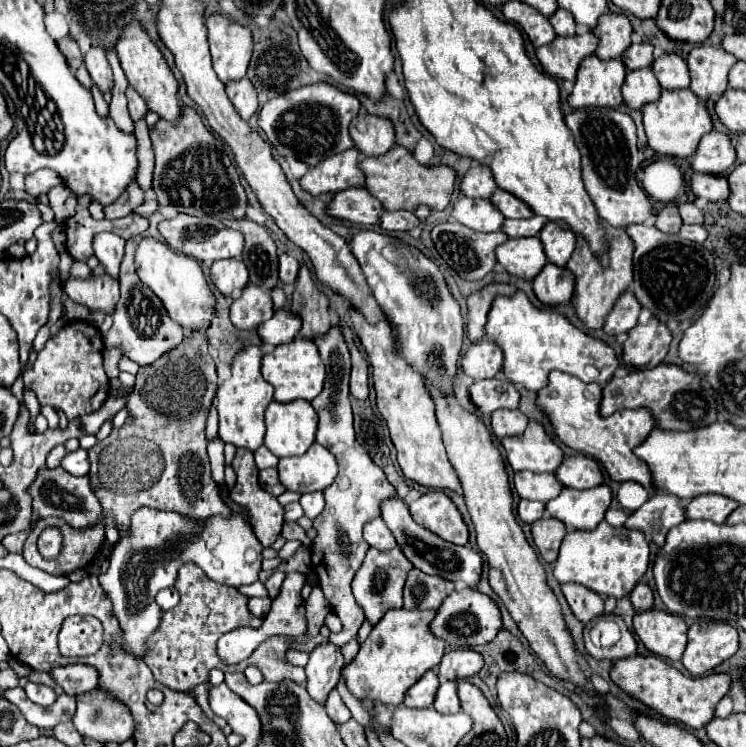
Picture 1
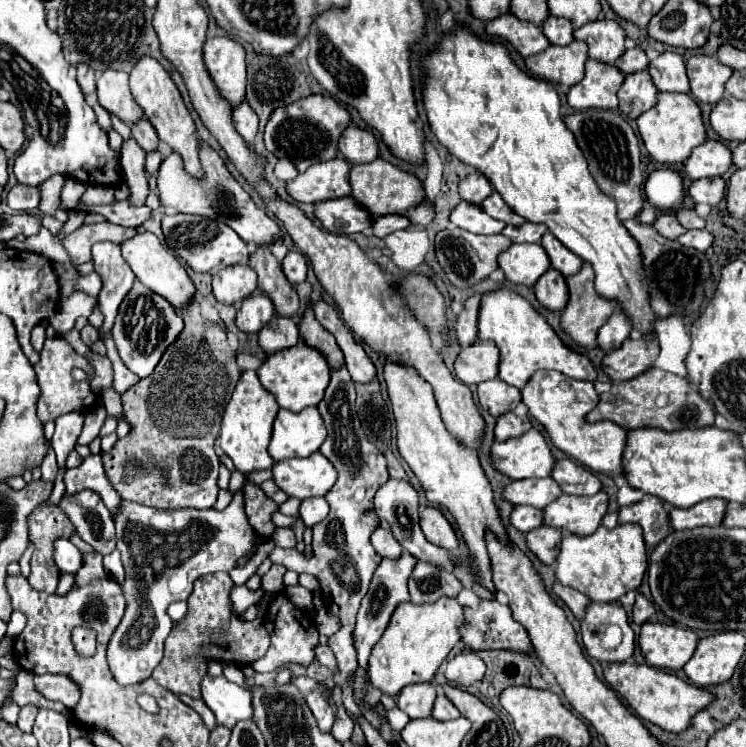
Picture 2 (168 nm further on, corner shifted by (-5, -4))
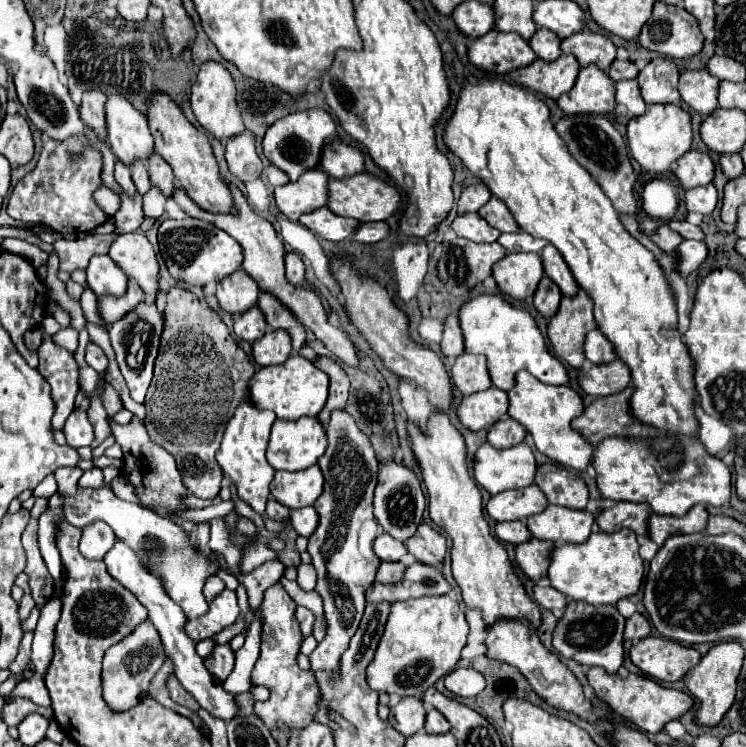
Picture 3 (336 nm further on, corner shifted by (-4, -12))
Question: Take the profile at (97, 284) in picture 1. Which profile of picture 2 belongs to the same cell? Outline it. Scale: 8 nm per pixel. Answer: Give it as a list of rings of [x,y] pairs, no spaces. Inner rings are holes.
[[[72,292],[68,298],[60,298],[58,310],[50,316],[50,326],[58,334],[66,334],[74,328],[74,322],[78,316],[90,316],[90,312],[96,306],[96,298],[84,294],[84,292]]]

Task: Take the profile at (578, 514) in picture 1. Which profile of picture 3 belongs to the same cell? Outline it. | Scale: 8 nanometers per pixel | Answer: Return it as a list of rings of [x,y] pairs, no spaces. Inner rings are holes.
[[[549,506],[545,512],[527,520],[527,528],[533,538],[551,542],[585,542],[595,524],[595,514],[589,510],[569,510],[561,506]]]

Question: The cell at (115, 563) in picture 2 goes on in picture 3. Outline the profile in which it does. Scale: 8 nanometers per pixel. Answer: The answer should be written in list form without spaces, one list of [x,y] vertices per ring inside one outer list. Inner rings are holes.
[[[115,542],[115,546],[107,552],[107,556],[103,558],[103,562],[107,564],[107,572],[109,572],[121,586],[129,588],[129,590],[137,596],[137,600],[141,600],[141,604],[147,608],[149,618],[151,618],[151,622],[155,624],[155,628],[157,628],[157,632],[159,632],[159,636],[161,636],[161,640],[163,640],[165,652],[167,652],[167,656],[171,658],[171,662],[173,662],[173,666],[175,666],[173,674],[175,674],[177,680],[183,684],[183,688],[185,688],[185,690],[199,702],[199,706],[201,706],[203,710],[207,710],[211,716],[221,718],[221,720],[225,720],[225,722],[233,720],[233,716],[239,714],[237,698],[235,698],[231,692],[227,692],[227,690],[221,686],[223,682],[217,680],[215,676],[211,676],[209,670],[205,668],[203,658],[195,652],[195,640],[191,640],[191,638],[185,634],[185,622],[187,622],[187,618],[185,618],[183,610],[165,594],[161,582],[157,580],[157,576],[149,574],[149,570],[141,564],[139,556],[137,556],[129,546],[125,546],[123,542]]]

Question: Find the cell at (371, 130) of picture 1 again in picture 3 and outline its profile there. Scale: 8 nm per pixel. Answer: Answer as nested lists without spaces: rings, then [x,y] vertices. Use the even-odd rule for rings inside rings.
[[[335,140],[325,148],[321,166],[331,178],[347,178],[363,172],[365,158],[357,146],[349,146],[341,140]]]

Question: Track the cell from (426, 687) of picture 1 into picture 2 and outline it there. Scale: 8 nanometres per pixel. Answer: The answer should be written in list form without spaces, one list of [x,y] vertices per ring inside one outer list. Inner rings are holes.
[[[410,684],[402,688],[396,698],[396,706],[406,712],[412,720],[428,718],[436,698],[436,688],[430,684]]]

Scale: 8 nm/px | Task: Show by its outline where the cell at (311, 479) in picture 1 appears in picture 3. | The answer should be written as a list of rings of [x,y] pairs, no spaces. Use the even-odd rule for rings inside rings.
[[[311,466],[299,472],[279,470],[271,482],[271,496],[283,506],[297,510],[311,506],[323,492],[323,472],[319,466]]]

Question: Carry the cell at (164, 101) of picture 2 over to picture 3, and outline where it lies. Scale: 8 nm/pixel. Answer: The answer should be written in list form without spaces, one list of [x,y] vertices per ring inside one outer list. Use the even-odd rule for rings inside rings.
[[[157,92],[153,100],[147,104],[147,122],[151,128],[151,134],[155,138],[155,152],[165,158],[165,162],[173,168],[173,174],[177,178],[177,184],[189,192],[193,202],[207,212],[215,214],[229,214],[233,212],[231,192],[227,184],[219,176],[217,160],[213,156],[211,144],[203,132],[199,132],[181,112],[181,108],[163,92]]]

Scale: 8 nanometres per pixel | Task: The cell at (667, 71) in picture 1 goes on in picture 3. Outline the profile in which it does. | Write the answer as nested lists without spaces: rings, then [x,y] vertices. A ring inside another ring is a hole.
[[[671,58],[651,60],[637,76],[641,94],[647,104],[669,104],[681,102],[677,82],[679,70]]]

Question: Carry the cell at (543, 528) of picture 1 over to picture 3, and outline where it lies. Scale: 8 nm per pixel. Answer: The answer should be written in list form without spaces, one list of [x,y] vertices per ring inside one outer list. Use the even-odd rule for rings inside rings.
[[[537,538],[521,542],[515,550],[517,552],[517,564],[533,582],[539,582],[547,572],[551,550],[553,550],[551,542],[543,542]]]

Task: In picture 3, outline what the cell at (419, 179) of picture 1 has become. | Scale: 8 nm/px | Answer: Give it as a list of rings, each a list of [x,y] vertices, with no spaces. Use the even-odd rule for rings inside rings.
[[[361,172],[355,174],[351,178],[341,178],[341,180],[329,180],[329,204],[327,208],[331,208],[337,216],[351,216],[359,222],[375,222],[375,220],[387,220],[401,204],[401,194],[387,184],[385,180],[369,174],[369,172]]]

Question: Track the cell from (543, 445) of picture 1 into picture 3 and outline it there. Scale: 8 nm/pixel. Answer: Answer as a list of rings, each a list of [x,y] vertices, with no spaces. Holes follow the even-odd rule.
[[[521,442],[513,448],[499,450],[491,444],[483,444],[475,454],[475,480],[493,496],[503,490],[523,488],[533,484],[537,470],[531,448]]]

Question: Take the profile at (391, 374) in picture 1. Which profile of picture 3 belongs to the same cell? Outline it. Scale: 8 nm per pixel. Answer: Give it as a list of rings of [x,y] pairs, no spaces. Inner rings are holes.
[[[433,410],[427,428],[419,428],[415,422],[407,420],[407,434],[413,456],[421,470],[421,478],[427,486],[429,516],[453,538],[451,566],[453,578],[463,592],[463,602],[471,608],[479,608],[487,626],[503,616],[525,618],[537,628],[541,624],[539,606],[527,596],[503,544],[489,532],[489,524],[483,516],[481,492],[475,480],[469,476],[465,440],[459,430],[449,422],[447,414]]]

